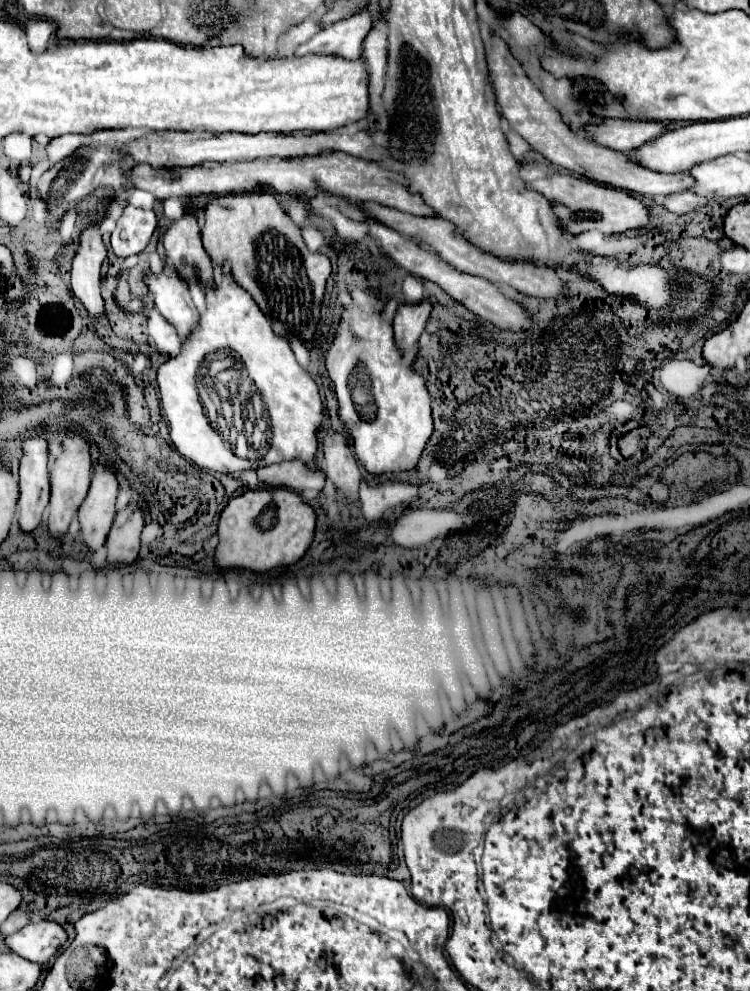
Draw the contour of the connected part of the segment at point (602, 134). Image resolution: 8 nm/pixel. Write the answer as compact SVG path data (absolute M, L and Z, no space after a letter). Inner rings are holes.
M605 120L601 124L589 124L585 138L595 140L617 152L629 152L651 138L657 138L667 130L665 122L655 120Z

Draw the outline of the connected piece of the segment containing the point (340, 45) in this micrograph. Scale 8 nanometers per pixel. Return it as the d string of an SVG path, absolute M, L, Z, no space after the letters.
M357 12L343 18L323 30L319 30L309 42L295 50L295 56L307 54L335 54L347 60L357 60L361 56L361 44L371 30L371 16L367 12Z

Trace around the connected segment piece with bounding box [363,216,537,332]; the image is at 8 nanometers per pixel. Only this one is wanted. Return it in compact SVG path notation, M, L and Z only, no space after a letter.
M367 216L363 222L369 228L369 236L375 238L375 240L379 240L381 250L385 250L385 254L391 256L399 266L403 266L409 274L415 274L415 276L425 278L429 282L435 282L437 286L441 286L443 290L447 290L447 294L451 298L455 298L457 302L461 302L463 306L467 306L471 312L475 312L483 320L495 324L501 330L509 330L509 332L519 332L519 330L531 330L531 332L535 332L537 330L537 322L533 320L533 316L521 304L517 304L513 298L509 298L507 294L503 294L495 284L491 284L491 282L487 282L483 278L471 276L471 274L457 272L447 262L439 260L435 254L431 254L431 252L423 250L421 246L417 246L411 238L407 238L407 236L391 230L389 226L383 226L377 218Z

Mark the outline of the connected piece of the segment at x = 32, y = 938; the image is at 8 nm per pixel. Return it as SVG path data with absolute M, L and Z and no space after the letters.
M41 920L41 922L29 922L13 936L7 936L5 944L9 946L11 952L19 954L21 958L45 966L65 944L65 940L67 934L57 922Z

